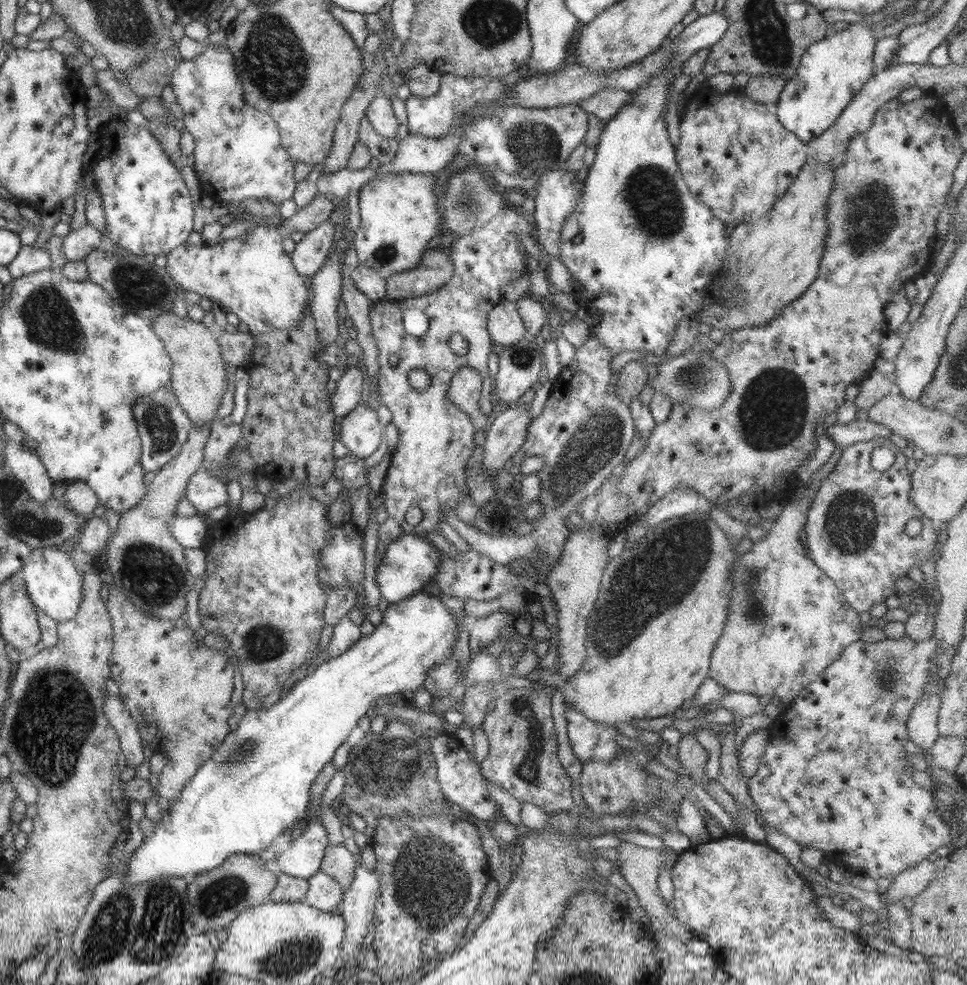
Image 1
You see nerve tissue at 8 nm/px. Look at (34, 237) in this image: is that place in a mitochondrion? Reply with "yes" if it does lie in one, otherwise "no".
no

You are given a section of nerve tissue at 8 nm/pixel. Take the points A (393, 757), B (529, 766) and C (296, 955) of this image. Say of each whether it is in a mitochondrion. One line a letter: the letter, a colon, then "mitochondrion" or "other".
A: mitochondrion
B: mitochondrion
C: mitochondrion

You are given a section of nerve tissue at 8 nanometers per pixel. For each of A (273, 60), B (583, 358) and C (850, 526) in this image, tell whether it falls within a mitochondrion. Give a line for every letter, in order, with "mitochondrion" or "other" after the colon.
A: mitochondrion
B: other
C: mitochondrion

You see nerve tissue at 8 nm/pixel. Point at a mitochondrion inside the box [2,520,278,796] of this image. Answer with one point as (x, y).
(44, 695)

